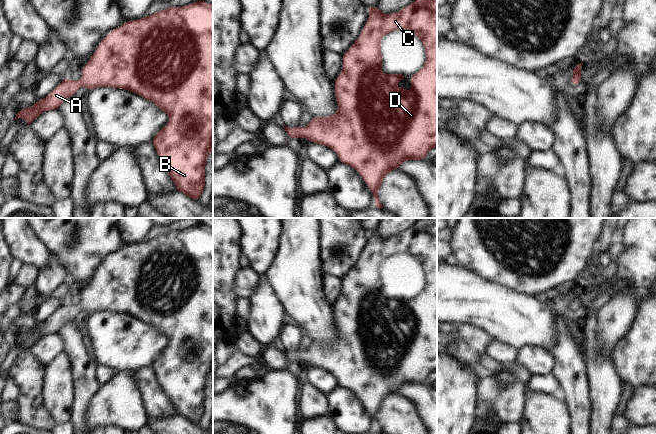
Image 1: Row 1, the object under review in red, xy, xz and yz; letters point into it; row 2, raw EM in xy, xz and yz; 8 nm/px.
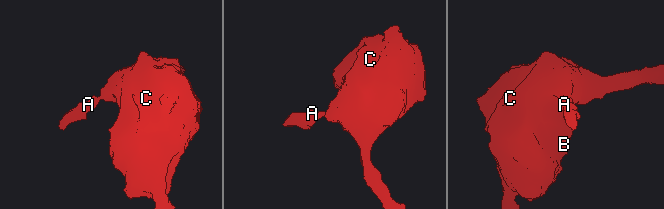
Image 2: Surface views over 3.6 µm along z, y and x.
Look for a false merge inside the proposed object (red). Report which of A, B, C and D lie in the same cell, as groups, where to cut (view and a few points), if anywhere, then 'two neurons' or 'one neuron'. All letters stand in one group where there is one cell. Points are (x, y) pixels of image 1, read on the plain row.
A B C D; no cut; one neuron

